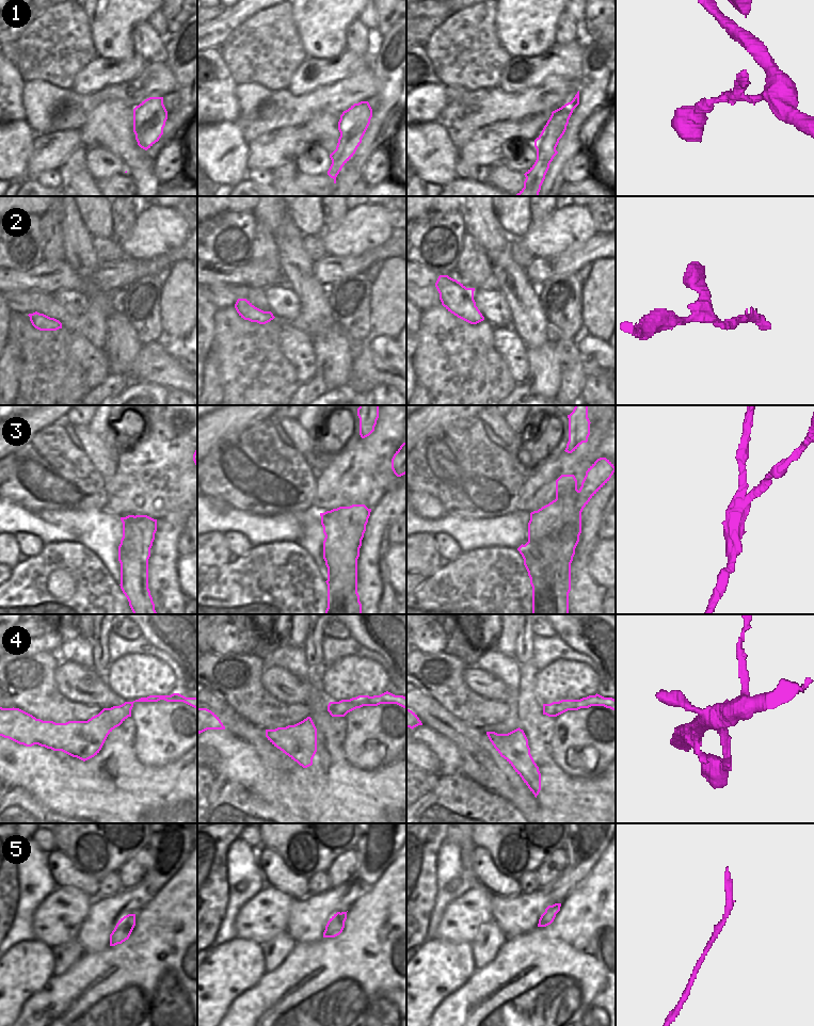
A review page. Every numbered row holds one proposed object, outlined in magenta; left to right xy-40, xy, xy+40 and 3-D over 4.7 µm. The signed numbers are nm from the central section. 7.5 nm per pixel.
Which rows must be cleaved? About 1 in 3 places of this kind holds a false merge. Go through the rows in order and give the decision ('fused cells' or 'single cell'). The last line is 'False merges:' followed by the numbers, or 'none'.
1: fused cells
2: single cell
3: fused cells
4: single cell
5: single cell
False merges: 1, 3

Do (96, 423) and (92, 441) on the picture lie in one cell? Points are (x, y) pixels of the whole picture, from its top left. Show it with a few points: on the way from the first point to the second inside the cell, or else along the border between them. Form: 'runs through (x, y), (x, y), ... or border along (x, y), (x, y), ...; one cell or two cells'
border along (88, 426), (100, 436); two cells

